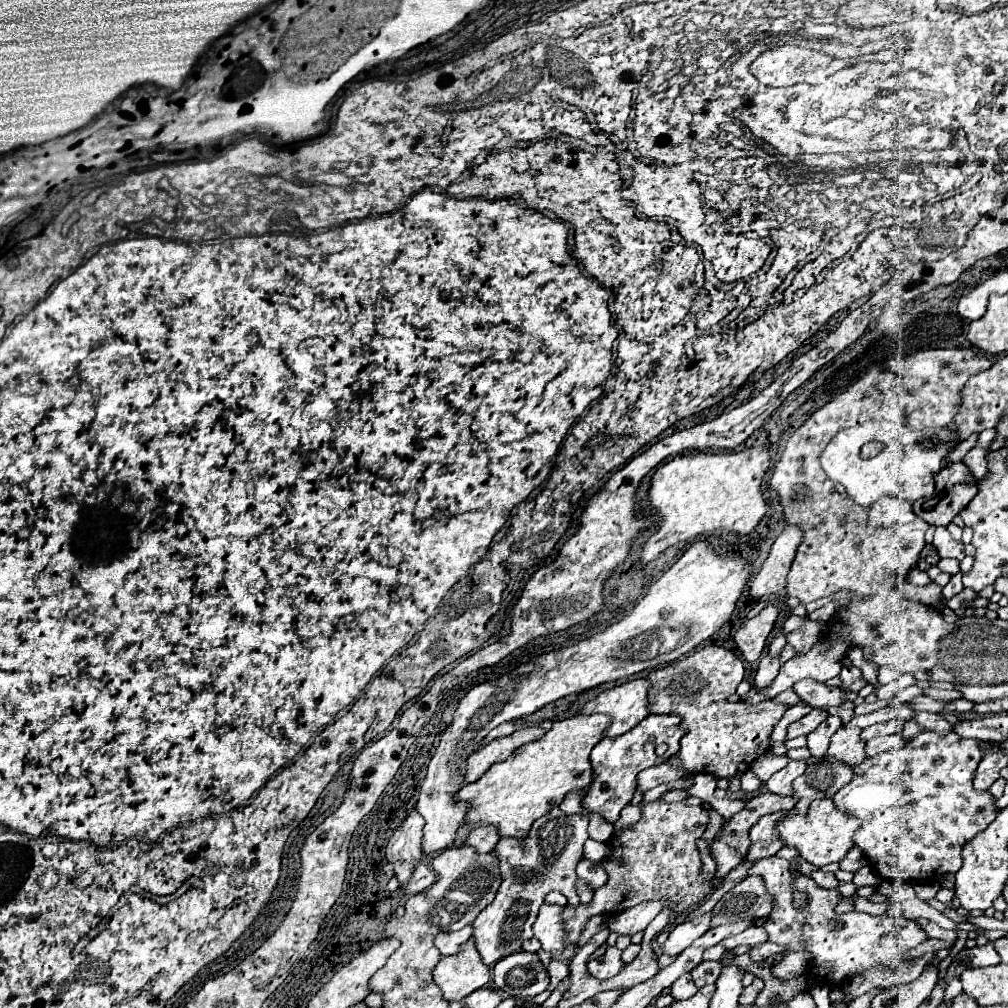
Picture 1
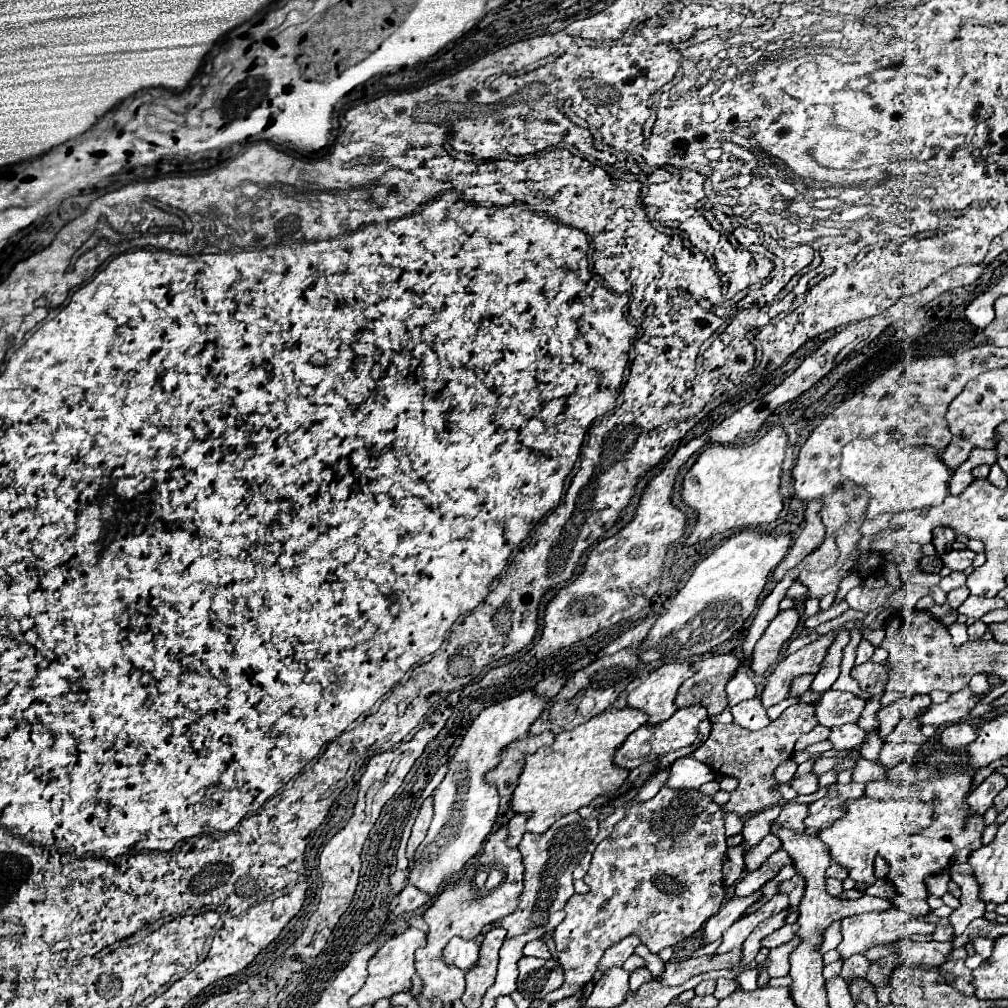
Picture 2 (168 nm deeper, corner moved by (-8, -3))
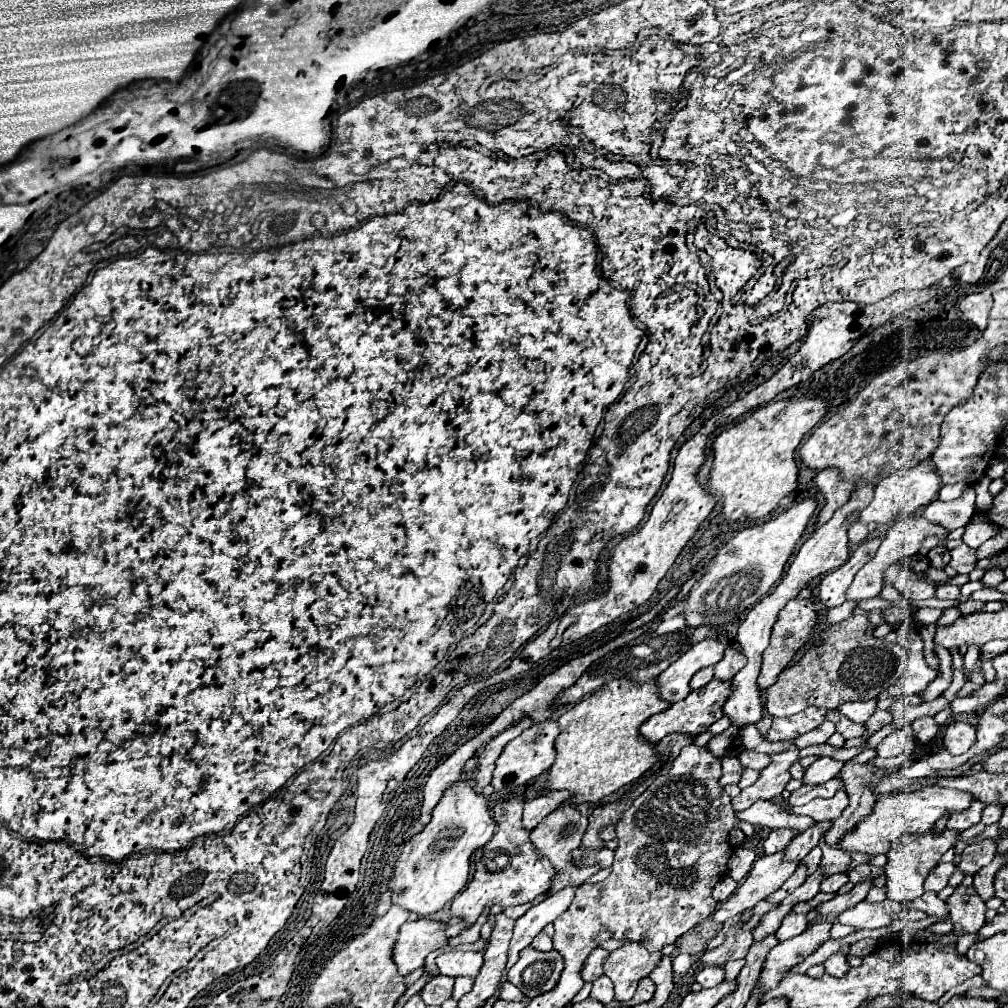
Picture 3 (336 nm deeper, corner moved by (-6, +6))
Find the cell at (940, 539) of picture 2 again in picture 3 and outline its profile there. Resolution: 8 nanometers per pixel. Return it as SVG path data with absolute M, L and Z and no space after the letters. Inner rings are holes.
M934 546L928 552L928 558L930 558L934 568L944 568L950 562L950 550L946 546Z

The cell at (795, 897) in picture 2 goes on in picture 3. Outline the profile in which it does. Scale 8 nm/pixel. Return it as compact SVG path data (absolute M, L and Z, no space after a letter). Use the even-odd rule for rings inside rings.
M818 846L812 848L812 850L810 850L802 860L800 860L800 864L806 864L808 874L816 872L816 870L818 870L818 864L820 864L820 848L818 848Z

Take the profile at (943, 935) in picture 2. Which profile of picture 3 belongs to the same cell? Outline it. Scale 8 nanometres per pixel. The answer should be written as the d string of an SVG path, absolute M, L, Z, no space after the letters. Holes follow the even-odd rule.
M924 892L924 896L920 896L920 900L908 902L908 908L916 908L916 910L924 910L928 916L938 916L938 918L946 918L948 910L946 910L946 902L938 898L936 892Z

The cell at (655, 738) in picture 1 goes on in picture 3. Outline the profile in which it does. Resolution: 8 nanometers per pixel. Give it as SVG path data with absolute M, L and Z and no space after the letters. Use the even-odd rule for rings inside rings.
M710 682L704 688L698 688L690 692L682 702L672 704L660 714L654 714L640 726L640 736L652 744L660 742L666 734L686 734L686 736L698 736L710 728L712 722L716 722L722 716L722 704L724 698L728 698L728 682Z

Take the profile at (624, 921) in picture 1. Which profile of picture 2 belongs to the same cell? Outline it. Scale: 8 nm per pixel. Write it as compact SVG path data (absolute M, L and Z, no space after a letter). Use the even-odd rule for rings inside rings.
M630 935L630 937L626 937L624 941L620 941L618 945L614 945L612 949L608 949L606 953L604 953L604 957L600 959L600 963L598 963L598 969L602 971L602 973L606 973L606 969L610 969L612 965L624 965L624 961L634 953L634 947L640 943L640 939L636 937L636 935Z

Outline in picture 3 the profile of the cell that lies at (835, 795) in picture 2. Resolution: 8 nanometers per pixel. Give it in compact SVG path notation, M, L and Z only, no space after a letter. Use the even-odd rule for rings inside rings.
M840 788L832 798L816 798L806 806L794 808L792 812L810 816L816 822L830 822L830 820L836 820L846 806L848 806L848 794L844 792L844 788Z

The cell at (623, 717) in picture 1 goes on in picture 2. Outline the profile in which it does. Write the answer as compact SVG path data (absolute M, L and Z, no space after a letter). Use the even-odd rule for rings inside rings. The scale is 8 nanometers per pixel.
M674 661L664 663L658 669L654 669L634 691L628 693L626 705L638 707L644 713L648 713L648 723L662 723L672 717L676 711L674 697L680 689L680 685L692 677L694 669L690 661Z

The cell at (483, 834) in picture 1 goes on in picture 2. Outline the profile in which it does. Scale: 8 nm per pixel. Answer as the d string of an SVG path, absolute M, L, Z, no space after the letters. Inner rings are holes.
M516 815L516 817L510 819L510 823L508 823L508 829L510 829L508 845L510 845L510 847L518 847L518 845L520 845L522 835L526 833L526 821L528 821L526 815Z

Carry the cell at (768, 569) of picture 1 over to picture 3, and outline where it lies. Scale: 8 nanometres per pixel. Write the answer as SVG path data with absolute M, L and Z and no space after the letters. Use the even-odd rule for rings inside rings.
M834 468L818 472L814 480L816 480L818 492L824 498L824 506L822 506L818 520L816 520L816 526L822 526L824 522L828 522L832 518L834 510L838 510L842 504L848 502L850 492L852 492L852 484L842 484L838 480L838 472Z

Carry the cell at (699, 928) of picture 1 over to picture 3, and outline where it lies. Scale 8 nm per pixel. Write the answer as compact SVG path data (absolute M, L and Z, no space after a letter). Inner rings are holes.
M782 852L772 856L762 856L752 864L748 876L740 882L736 892L718 904L718 910L712 914L712 920L722 924L724 920L756 906L768 894L776 892L784 880L798 868L798 862L782 862Z

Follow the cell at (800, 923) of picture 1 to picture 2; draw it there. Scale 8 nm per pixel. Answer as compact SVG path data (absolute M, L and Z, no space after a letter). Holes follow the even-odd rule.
M894 907L888 909L888 911L882 911L882 913L862 913L862 915L854 915L854 917L842 919L842 935L844 935L844 939L842 939L840 947L838 947L838 951L842 953L844 959L848 959L854 953L864 953L866 949L870 949L876 943L898 941L898 939L916 935L916 933L928 935L928 933L934 933L934 929L936 929L934 923L916 919L910 913L900 911L900 909L894 909Z

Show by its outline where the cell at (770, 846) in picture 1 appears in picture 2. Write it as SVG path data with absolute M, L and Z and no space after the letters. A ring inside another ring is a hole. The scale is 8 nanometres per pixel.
M788 803L782 807L776 823L794 831L804 831L806 817L808 817L808 803Z

